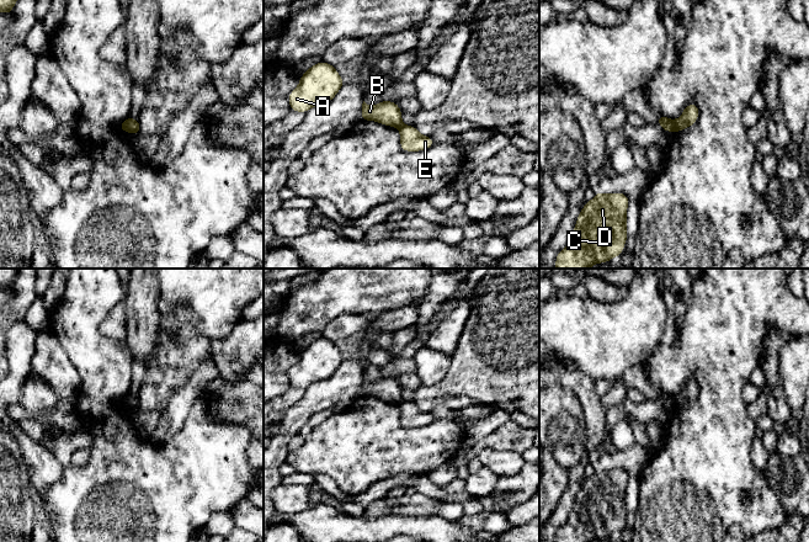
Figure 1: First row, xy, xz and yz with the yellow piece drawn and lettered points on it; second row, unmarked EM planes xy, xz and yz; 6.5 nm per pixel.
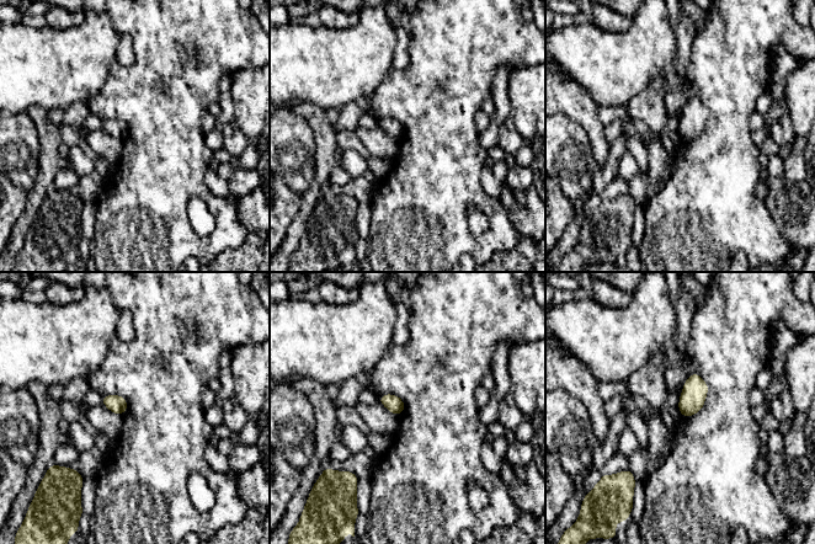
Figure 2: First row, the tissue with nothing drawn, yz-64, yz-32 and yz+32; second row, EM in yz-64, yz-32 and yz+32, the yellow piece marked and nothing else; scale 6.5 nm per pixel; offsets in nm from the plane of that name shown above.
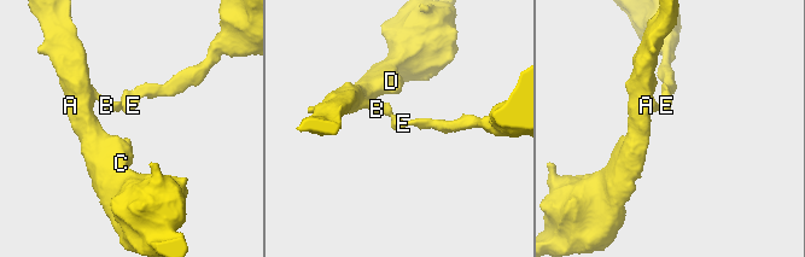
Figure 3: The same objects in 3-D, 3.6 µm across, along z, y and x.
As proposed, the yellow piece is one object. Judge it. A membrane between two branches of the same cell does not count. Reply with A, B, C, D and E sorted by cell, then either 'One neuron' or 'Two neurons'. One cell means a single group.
Groups: A B C D / E. Two neurons

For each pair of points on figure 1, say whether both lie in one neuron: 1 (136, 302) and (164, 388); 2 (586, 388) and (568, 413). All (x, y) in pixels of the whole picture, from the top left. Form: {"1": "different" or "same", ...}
{"1": "different", "2": "different"}

